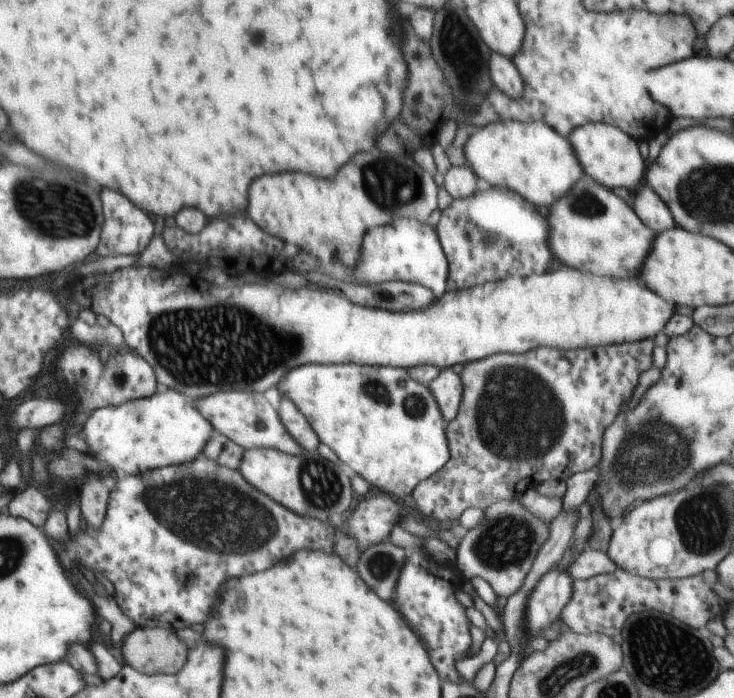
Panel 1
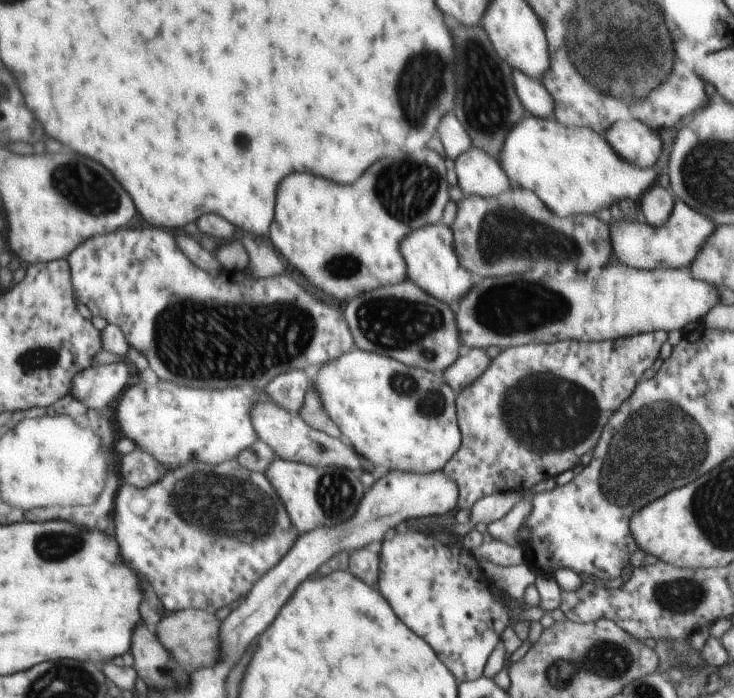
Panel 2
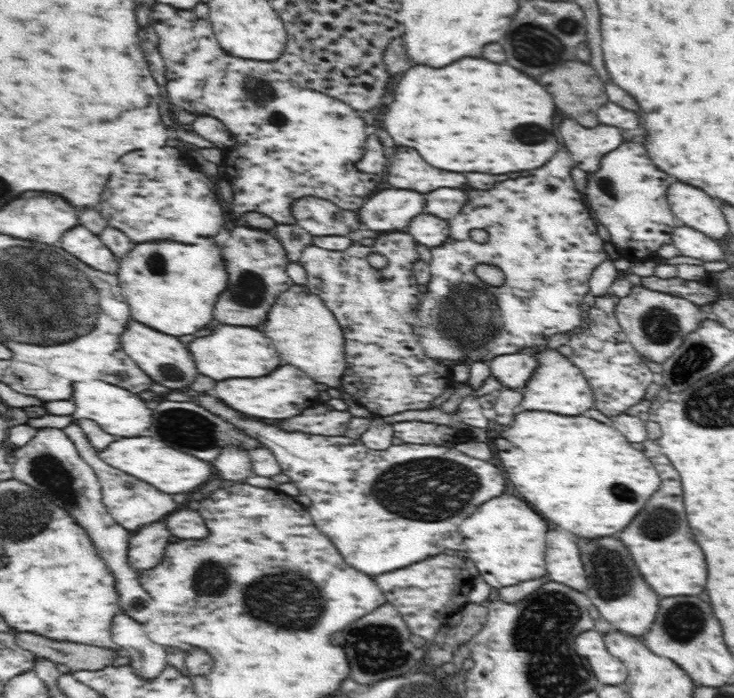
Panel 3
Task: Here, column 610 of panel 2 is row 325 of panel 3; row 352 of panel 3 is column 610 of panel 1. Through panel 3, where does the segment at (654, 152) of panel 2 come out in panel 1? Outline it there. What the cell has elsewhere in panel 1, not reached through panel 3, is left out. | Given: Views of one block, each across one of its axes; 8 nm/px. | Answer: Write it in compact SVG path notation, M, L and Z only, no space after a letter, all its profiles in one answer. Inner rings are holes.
M586 124L574 129L566 137L572 145L575 157L583 168L583 174L602 183L606 188L634 188L643 182L643 177L648 166L640 155L633 138L628 138L618 128L606 124Z

